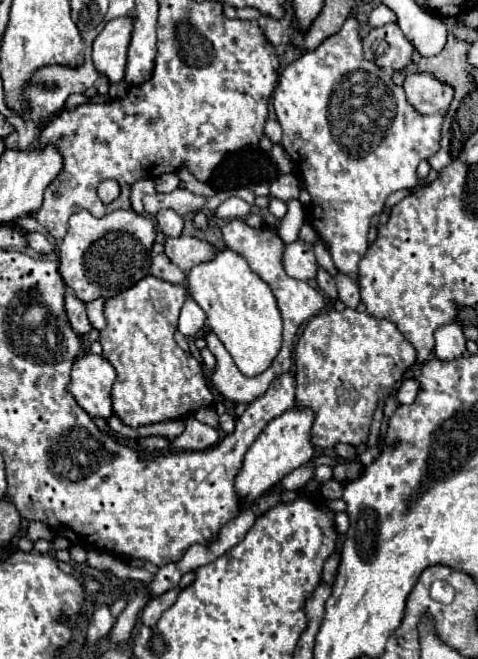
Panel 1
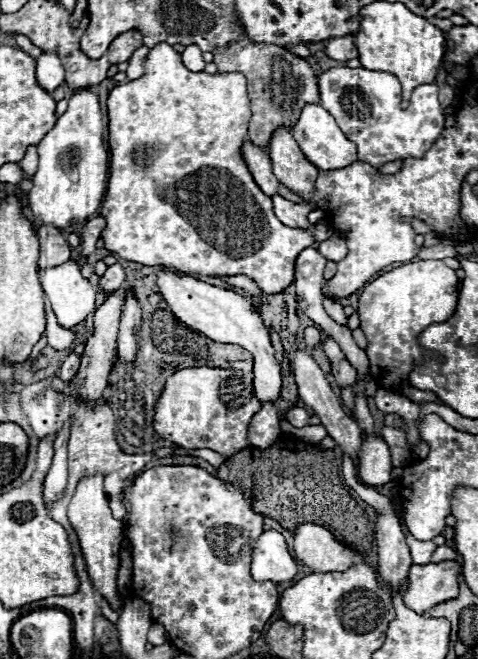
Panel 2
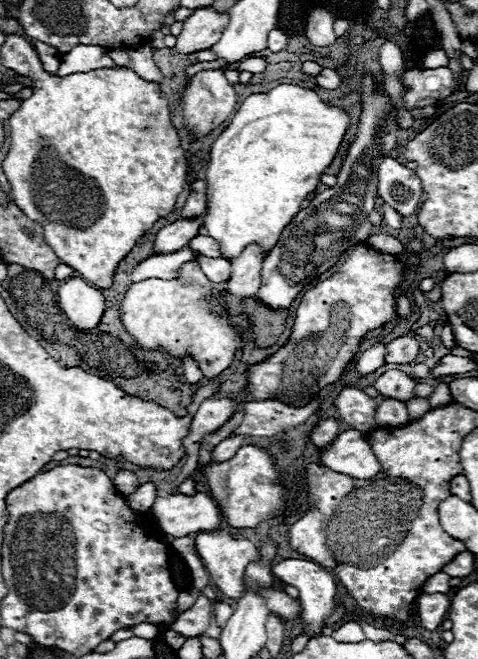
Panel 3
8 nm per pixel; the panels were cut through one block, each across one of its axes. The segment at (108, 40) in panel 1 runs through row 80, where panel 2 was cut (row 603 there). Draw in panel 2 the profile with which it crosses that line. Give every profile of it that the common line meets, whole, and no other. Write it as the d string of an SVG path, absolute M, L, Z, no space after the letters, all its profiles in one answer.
M92 474L78 482L76 492L68 504L68 518L70 518L72 528L78 534L80 548L82 548L82 554L84 554L84 560L88 566L88 574L90 574L94 586L110 602L112 610L118 610L120 600L118 600L116 576L118 576L118 564L120 564L118 552L120 552L120 542L124 536L122 534L124 524L112 516L112 510L108 508L108 496L104 494L102 482L104 482L102 474Z

